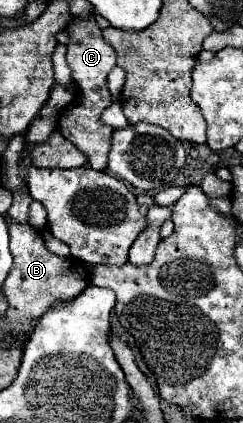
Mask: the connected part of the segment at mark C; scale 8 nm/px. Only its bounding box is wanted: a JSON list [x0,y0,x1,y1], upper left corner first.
[57,17,115,171]

